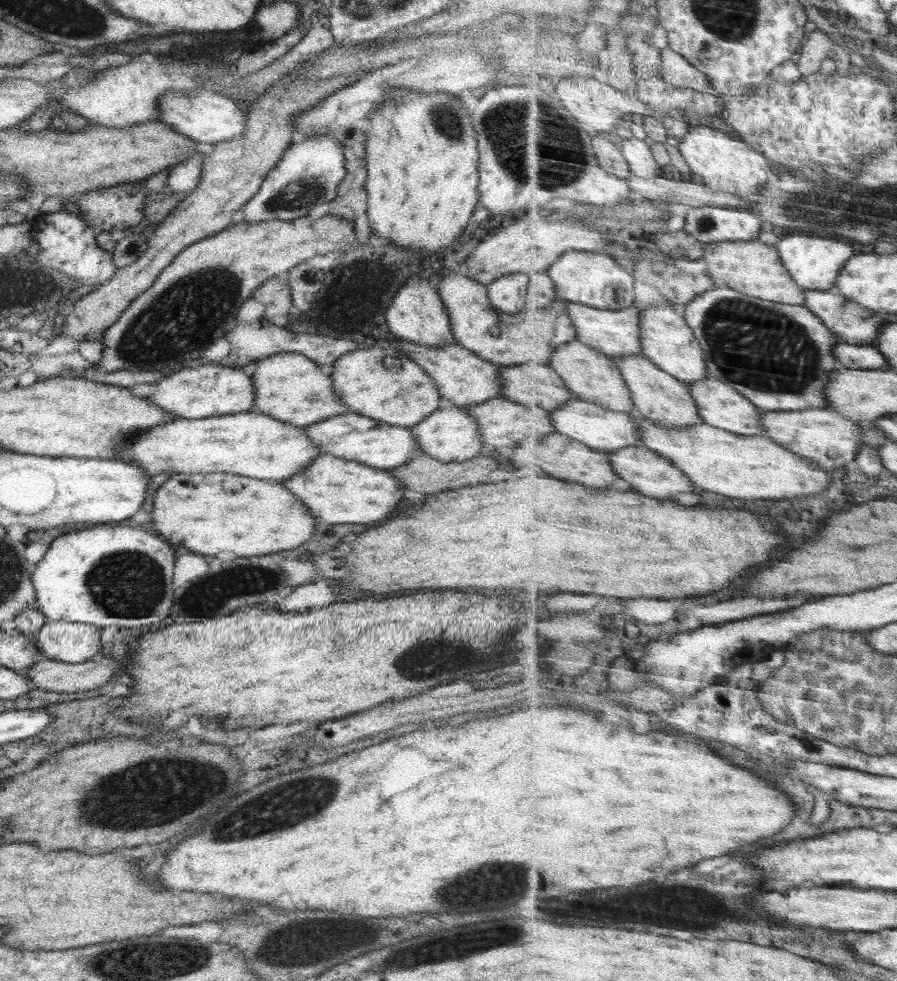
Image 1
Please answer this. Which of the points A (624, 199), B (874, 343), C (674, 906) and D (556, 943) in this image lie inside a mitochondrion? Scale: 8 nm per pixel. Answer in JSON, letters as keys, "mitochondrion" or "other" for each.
{"A":"other","B":"other","C":"mitochondrion","D":"other"}

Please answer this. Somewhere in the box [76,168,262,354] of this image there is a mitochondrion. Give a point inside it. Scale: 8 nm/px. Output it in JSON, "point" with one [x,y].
{"point":[133,248]}

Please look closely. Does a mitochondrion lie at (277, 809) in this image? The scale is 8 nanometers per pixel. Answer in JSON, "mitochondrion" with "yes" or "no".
{"mitochondrion":"yes"}

